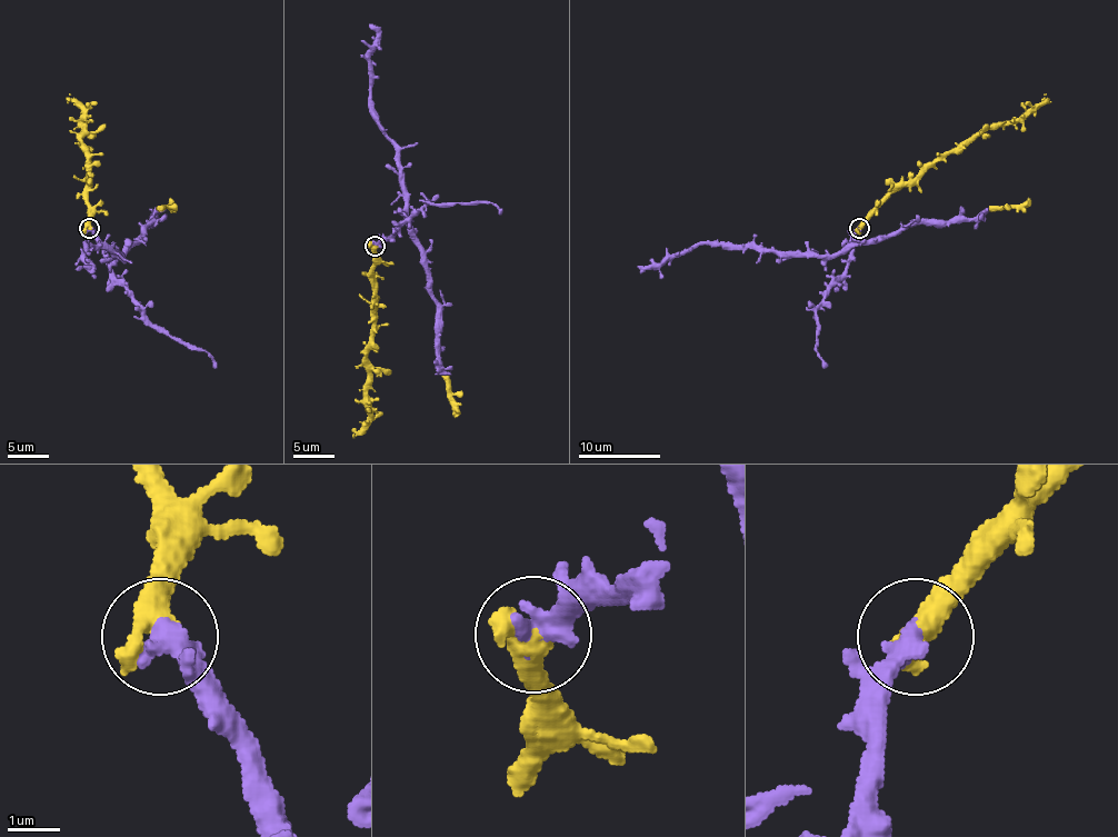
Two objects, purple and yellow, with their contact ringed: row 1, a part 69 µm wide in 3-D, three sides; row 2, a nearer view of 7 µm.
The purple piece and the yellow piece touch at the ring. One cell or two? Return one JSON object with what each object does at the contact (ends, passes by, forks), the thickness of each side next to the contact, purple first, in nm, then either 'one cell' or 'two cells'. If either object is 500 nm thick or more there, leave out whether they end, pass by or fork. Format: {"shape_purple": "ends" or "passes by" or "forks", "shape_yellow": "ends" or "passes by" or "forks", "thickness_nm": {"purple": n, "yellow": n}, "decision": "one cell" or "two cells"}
{"thickness_nm": {"purple": 550, "yellow": 320}, "decision": "one cell"}

